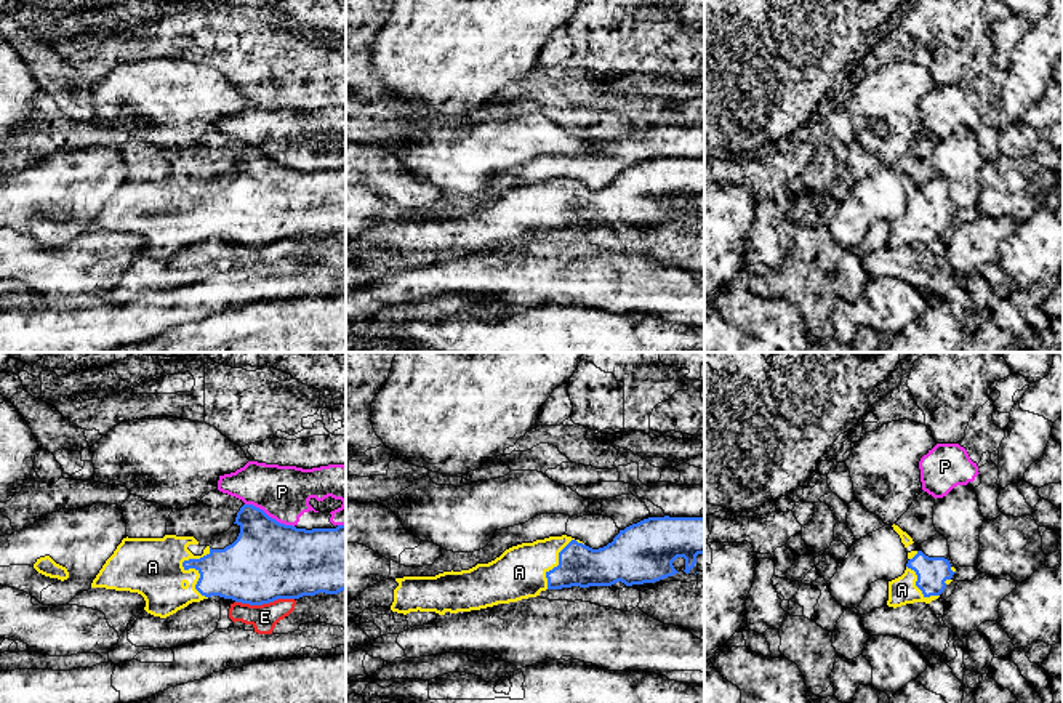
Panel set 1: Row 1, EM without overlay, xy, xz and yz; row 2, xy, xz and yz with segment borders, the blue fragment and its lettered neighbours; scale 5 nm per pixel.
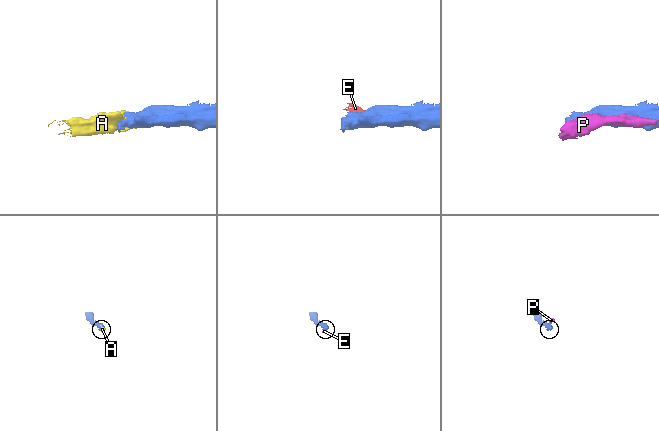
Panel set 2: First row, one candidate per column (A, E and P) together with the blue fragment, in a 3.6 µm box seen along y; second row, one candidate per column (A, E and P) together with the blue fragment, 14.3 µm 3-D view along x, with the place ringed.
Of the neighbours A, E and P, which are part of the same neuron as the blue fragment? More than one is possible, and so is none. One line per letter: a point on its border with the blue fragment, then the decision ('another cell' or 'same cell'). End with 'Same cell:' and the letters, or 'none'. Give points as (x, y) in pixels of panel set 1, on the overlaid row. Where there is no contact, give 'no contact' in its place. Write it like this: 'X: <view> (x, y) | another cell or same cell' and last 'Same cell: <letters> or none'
A: xy (188, 569) | same cell
E: xy (264, 602) | another cell
P: xy (268, 516) | another cell
Same cell: A

